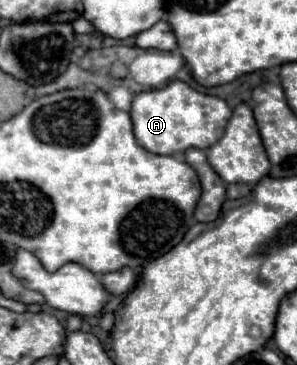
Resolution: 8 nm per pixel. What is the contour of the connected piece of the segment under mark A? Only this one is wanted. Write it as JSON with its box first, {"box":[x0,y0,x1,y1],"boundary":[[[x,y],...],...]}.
{"box":[131,80,231,154],"boundary":[[[173,80],[165,88],[139,92],[131,104],[131,120],[137,142],[153,154],[179,154],[187,148],[209,148],[225,132],[231,108],[217,96],[203,94],[183,80]]]}

